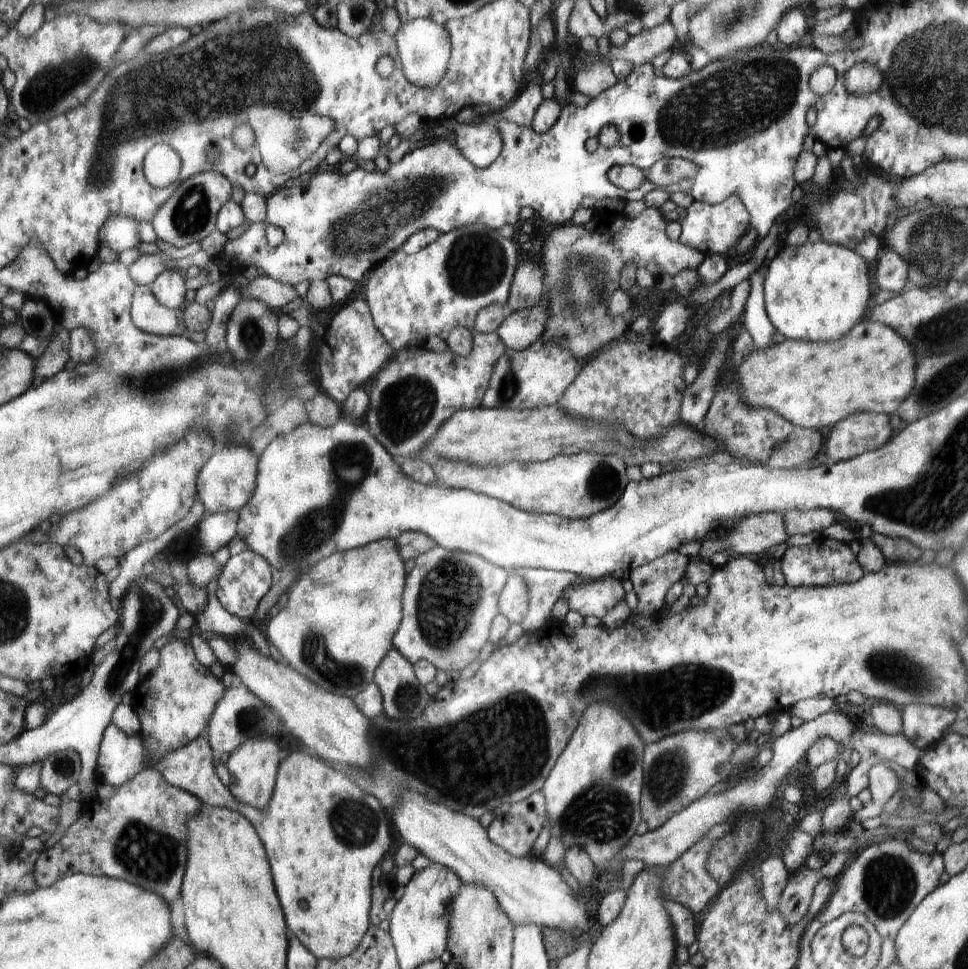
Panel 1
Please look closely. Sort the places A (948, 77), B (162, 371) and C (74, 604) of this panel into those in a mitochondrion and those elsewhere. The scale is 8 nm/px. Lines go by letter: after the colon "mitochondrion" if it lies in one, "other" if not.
A: mitochondrion
B: mitochondrion
C: other

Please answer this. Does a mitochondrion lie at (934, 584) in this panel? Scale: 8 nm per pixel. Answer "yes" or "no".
no

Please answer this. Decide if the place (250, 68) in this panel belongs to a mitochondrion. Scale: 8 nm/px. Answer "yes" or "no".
yes

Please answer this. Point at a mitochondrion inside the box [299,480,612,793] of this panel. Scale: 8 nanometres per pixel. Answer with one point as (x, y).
(455, 582)

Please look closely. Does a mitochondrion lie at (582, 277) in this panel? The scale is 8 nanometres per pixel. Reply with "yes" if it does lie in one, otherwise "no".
yes

